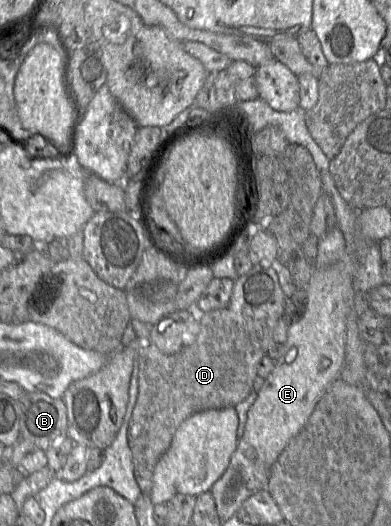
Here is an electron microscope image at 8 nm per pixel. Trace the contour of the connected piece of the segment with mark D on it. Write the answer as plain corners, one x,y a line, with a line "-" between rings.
275,264
268,268
263,268
262,266
253,265
253,267
247,273
243,274
242,276
239,276
236,280
234,280
232,294
227,307
208,311
205,313
198,313
200,332
193,344
191,344
187,348
175,354
165,354
151,343
142,343
140,346
136,348
136,356
139,363
139,372
138,372
139,390
138,390
137,401
128,425
127,440
128,440
128,446
132,454
134,476
143,494
147,494
150,496
150,492
153,486
153,472
154,472
155,466
160,460
160,458
169,449
176,430
186,419
188,419
190,416
192,416
197,412
201,412
209,409
235,407
237,404
242,402
244,399
246,399
250,395
250,393
253,391
254,380
258,375
257,369
258,369
259,362
264,355
267,355
270,345
274,343
273,332
278,320
284,316
284,307
285,307
285,295
279,283
279,278
277,275
277,265

